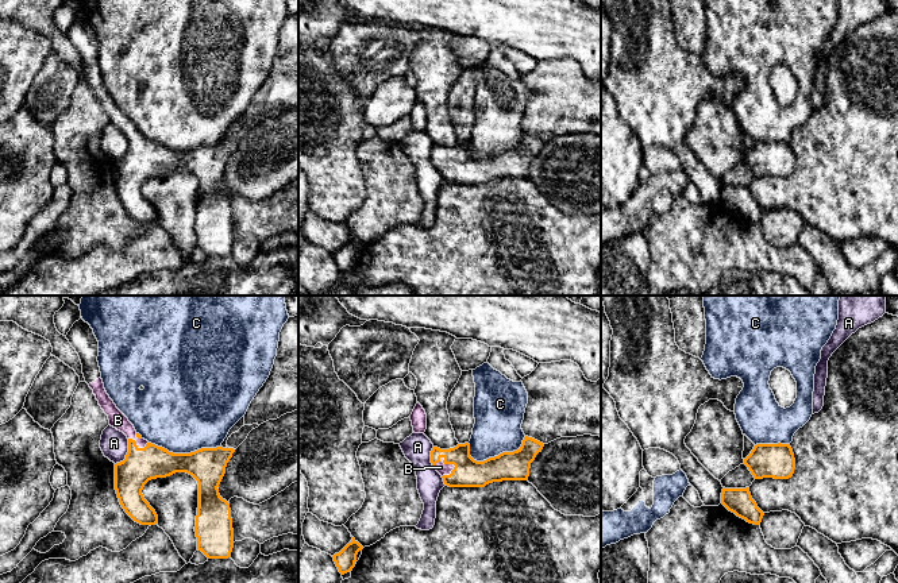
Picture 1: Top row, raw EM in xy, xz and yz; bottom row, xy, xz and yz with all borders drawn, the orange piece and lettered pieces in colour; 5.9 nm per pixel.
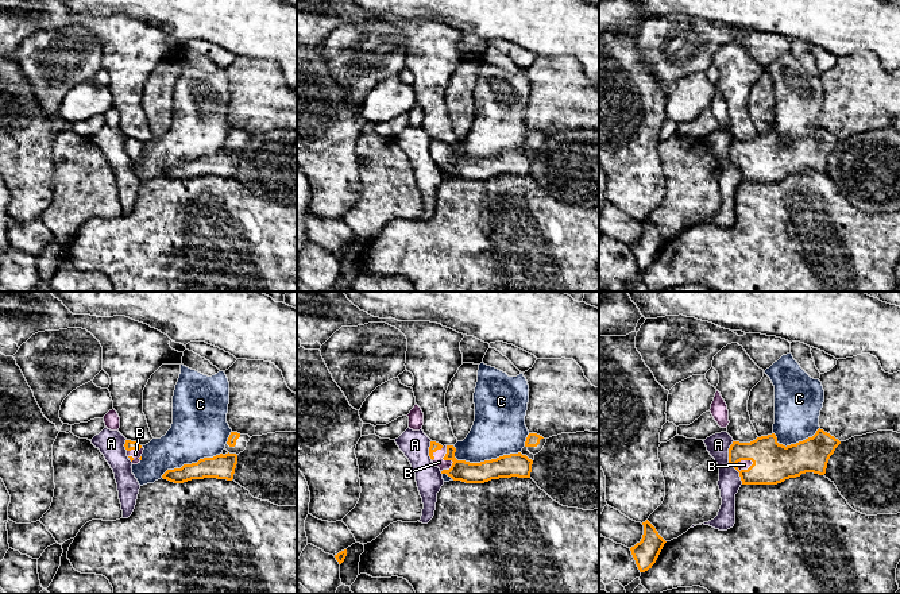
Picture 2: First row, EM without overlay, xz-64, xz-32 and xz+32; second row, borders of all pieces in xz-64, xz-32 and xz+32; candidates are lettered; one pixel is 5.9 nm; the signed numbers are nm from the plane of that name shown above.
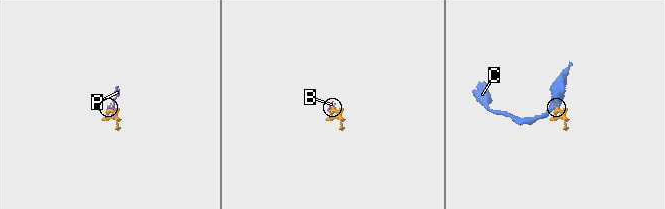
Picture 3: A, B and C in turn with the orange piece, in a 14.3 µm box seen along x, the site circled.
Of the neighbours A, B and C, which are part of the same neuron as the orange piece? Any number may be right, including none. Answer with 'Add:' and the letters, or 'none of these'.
Add: B

